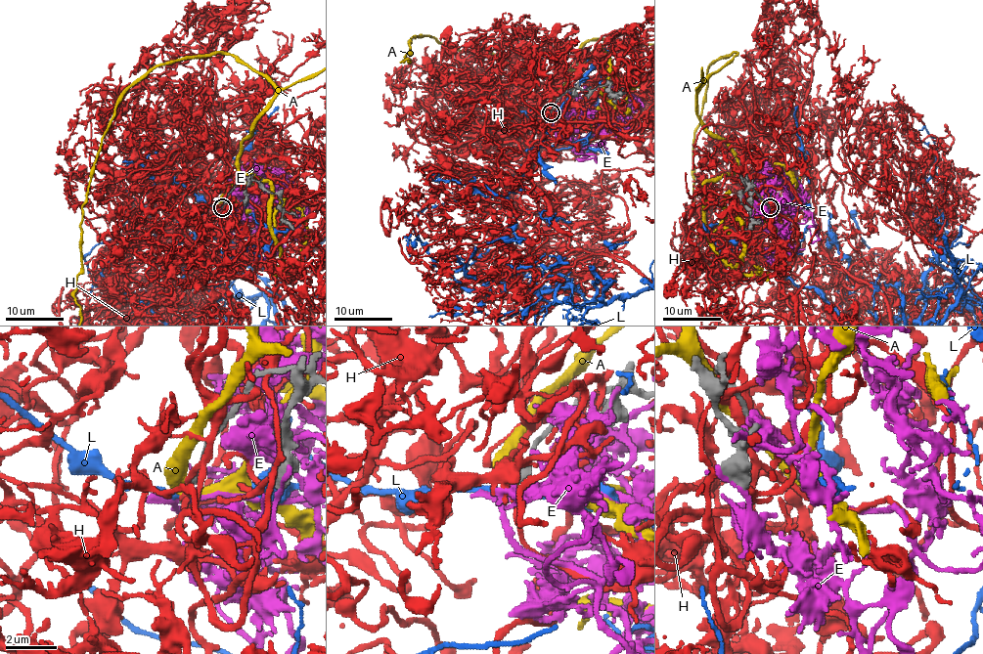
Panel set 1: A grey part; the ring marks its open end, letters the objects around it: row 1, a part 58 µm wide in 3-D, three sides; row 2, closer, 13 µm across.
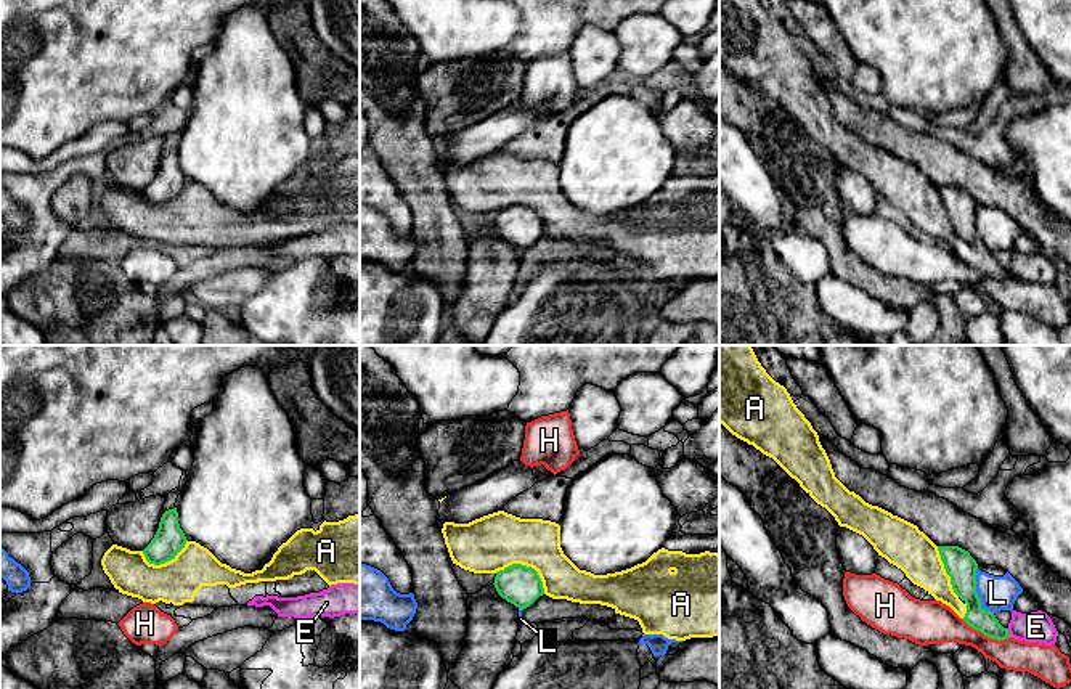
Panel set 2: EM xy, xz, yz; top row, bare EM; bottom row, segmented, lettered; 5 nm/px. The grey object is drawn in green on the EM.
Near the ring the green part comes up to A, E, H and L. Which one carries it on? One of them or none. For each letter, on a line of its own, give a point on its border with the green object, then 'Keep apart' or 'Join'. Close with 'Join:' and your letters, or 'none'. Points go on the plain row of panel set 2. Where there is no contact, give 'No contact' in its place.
A: Touches green at xz (525, 206). Keep apart
E: Touches green at yz (1009, 273). Keep apart
H: Touches green at yz (986, 275). Keep apart
L: Touches green at yz (977, 233). Keep apart
Join: none

